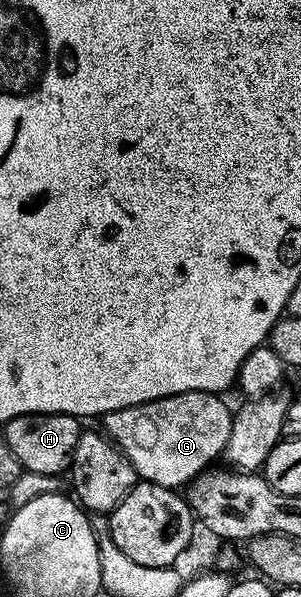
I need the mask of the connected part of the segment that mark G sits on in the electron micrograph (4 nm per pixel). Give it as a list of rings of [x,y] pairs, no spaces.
[[[181,392],[159,398],[156,402],[143,402],[140,406],[130,406],[114,410],[102,415],[102,429],[115,447],[133,464],[136,475],[144,482],[152,482],[158,486],[183,488],[194,482],[198,474],[212,465],[215,457],[222,455],[229,444],[229,432],[233,417],[232,407],[223,403],[218,394],[201,392]]]

